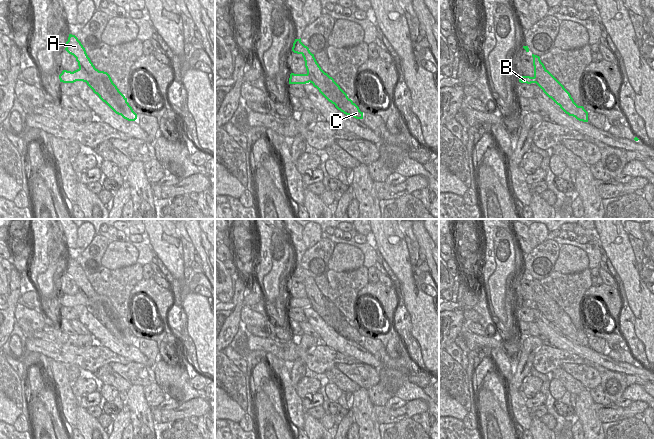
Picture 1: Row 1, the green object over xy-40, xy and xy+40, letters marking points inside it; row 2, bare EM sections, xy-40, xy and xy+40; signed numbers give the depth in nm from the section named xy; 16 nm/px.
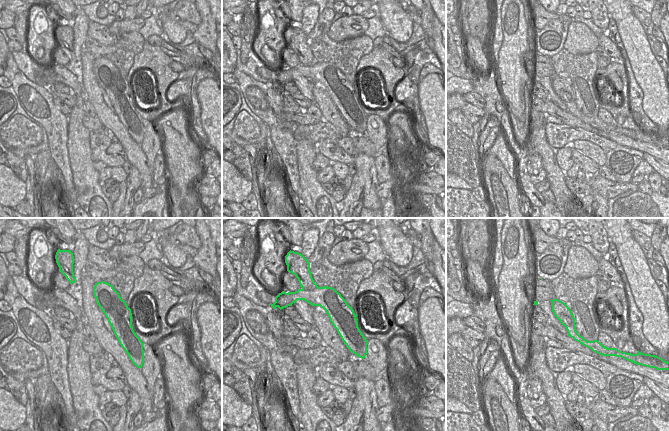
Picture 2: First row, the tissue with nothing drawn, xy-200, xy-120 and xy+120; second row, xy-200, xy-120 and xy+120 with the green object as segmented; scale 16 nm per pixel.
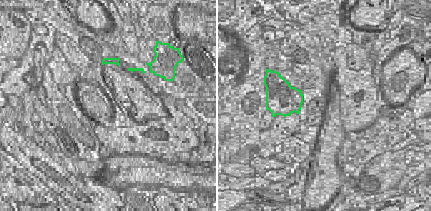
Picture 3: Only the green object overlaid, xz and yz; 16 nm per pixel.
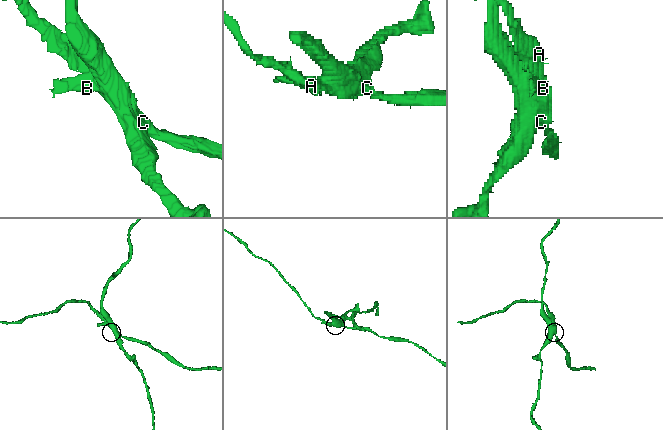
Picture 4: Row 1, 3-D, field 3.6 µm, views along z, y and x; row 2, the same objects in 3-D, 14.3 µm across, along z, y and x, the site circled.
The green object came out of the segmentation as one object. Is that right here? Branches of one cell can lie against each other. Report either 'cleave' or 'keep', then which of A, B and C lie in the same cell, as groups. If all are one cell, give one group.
cleave | A C / B

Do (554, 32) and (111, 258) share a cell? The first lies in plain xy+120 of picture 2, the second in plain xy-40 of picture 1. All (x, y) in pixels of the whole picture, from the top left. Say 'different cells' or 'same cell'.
different cells

